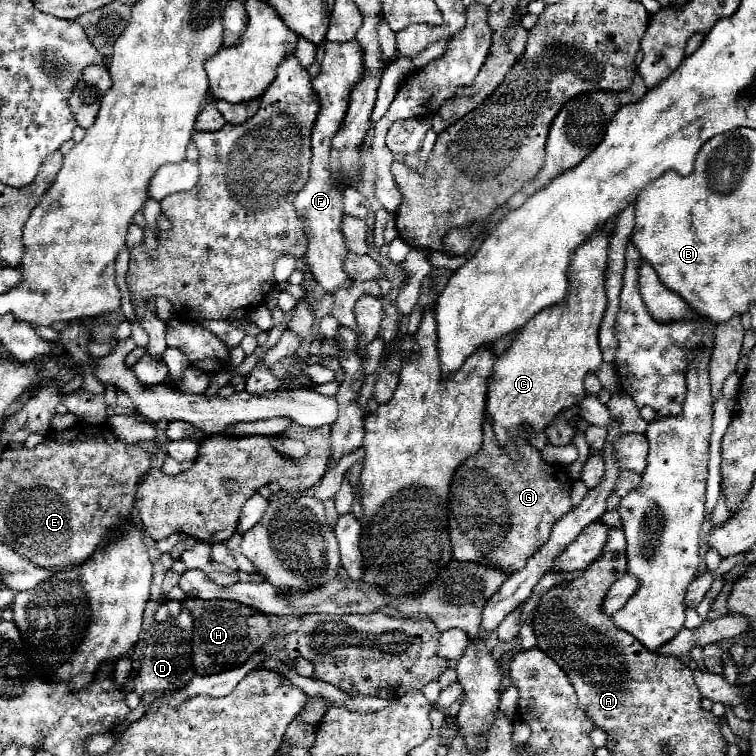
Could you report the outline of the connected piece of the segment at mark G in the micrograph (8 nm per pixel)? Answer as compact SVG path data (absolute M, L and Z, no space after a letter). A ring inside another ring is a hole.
M488 413L484 415L482 431L484 443L480 451L456 469L450 483L450 499L456 501L456 513L452 513L448 521L452 557L518 571L526 565L526 559L548 541L552 525L572 509L572 479L564 467L546 463L528 441L516 439L520 457L512 459L506 449L498 445Z

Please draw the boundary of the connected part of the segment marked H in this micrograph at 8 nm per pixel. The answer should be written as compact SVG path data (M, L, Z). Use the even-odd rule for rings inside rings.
M182 599L182 607L194 617L194 637L192 637L192 661L200 675L220 673L224 669L242 665L248 657L264 647L270 639L270 621L264 613L250 609L236 601L226 599Z

